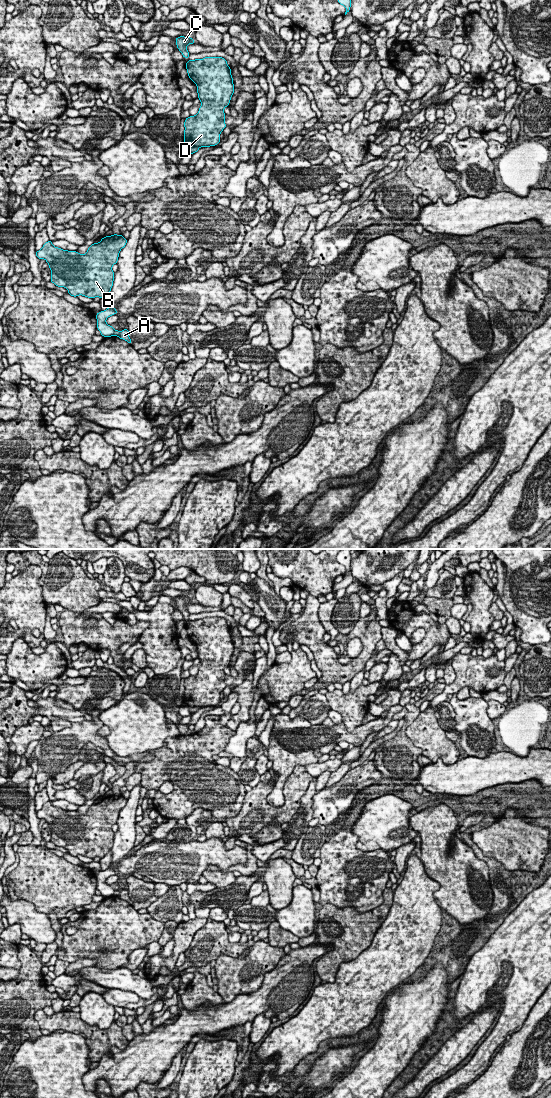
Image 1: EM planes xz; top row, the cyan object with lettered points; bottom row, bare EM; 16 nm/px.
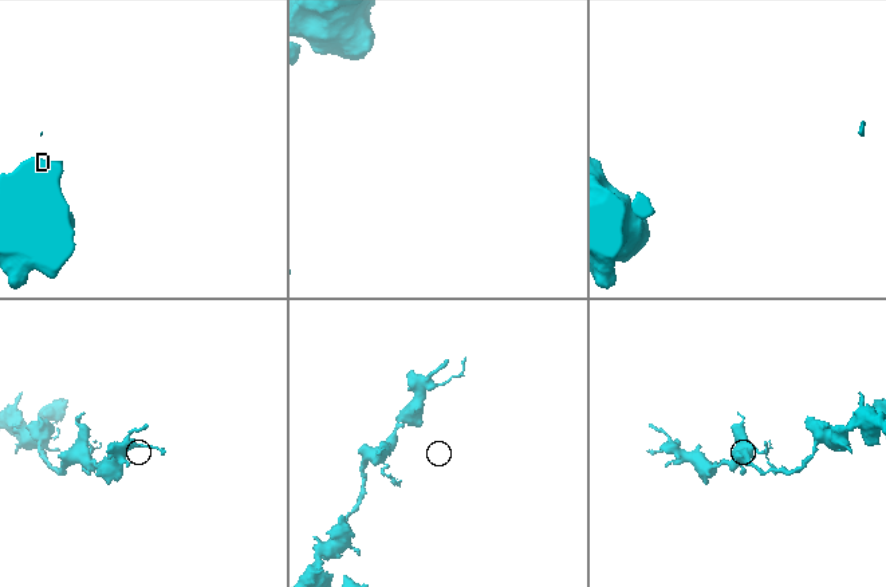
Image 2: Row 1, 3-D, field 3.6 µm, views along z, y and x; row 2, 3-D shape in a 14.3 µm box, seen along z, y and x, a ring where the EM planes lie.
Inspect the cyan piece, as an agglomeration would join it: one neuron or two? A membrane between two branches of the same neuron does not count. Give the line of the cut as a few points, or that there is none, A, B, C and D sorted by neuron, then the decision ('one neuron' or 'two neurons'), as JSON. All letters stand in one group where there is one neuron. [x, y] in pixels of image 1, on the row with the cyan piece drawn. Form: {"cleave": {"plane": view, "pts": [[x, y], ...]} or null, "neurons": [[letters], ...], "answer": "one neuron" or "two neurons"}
{"cleave": {"plane": "xz", "pts": [[115, 330], [113, 334]]}, "neurons": [["A"], ["B", "C", "D"]], "answer": "two neurons"}

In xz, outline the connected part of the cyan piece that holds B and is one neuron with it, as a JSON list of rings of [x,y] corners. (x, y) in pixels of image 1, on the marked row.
[[[113,234],[92,244],[82,255],[55,247],[49,240],[36,251],[36,256],[48,263],[50,282],[66,288],[71,296],[101,299],[111,291],[115,274],[112,266],[117,263],[120,250],[126,243],[127,239],[121,234]]]

